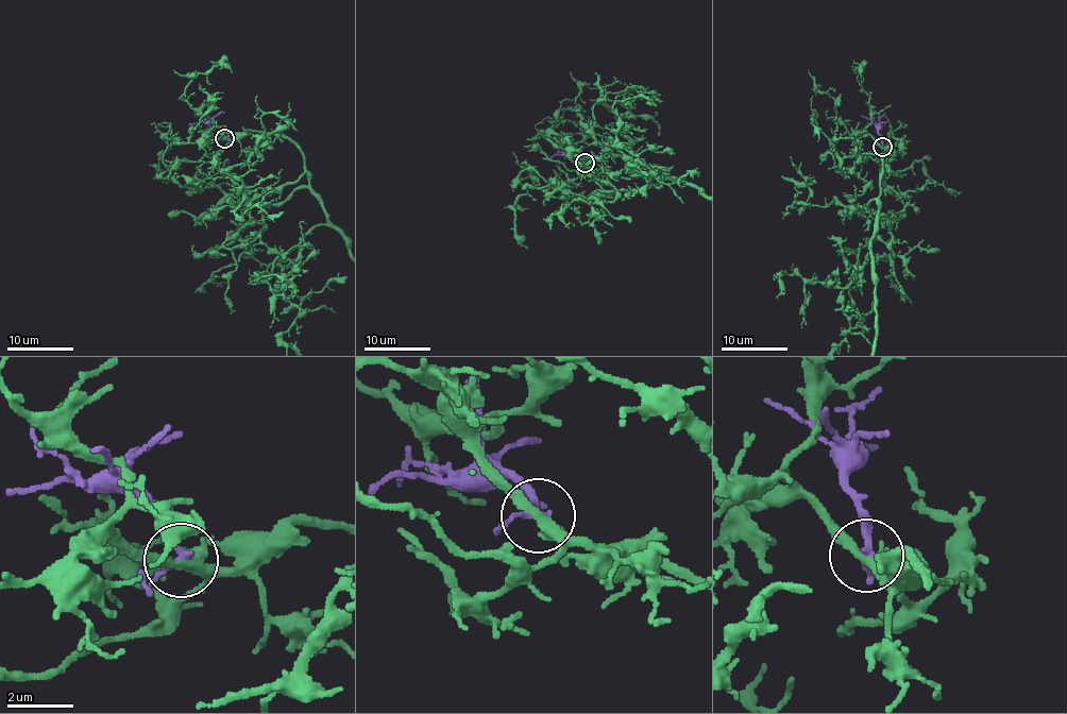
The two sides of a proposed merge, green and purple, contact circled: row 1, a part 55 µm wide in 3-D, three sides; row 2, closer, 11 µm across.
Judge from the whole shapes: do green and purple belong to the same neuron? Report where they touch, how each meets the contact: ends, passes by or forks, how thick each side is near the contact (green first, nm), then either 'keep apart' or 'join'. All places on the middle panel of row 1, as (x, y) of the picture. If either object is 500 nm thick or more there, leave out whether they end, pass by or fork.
place (585, 163); green passes by; purple passes by; calibres 340 and 200 nm; keep apart

